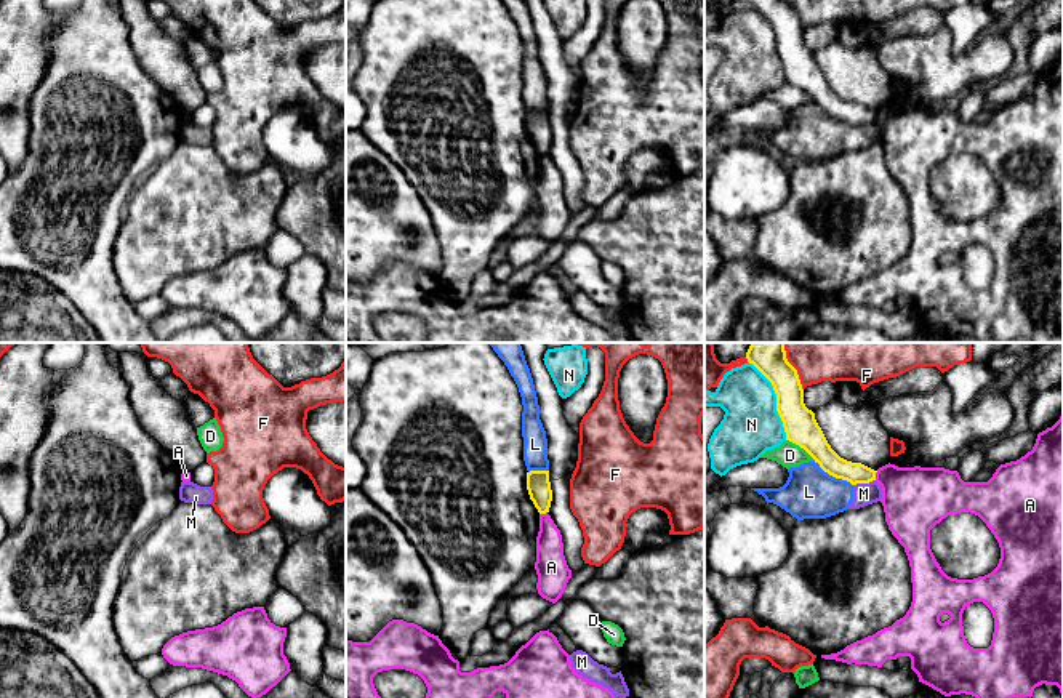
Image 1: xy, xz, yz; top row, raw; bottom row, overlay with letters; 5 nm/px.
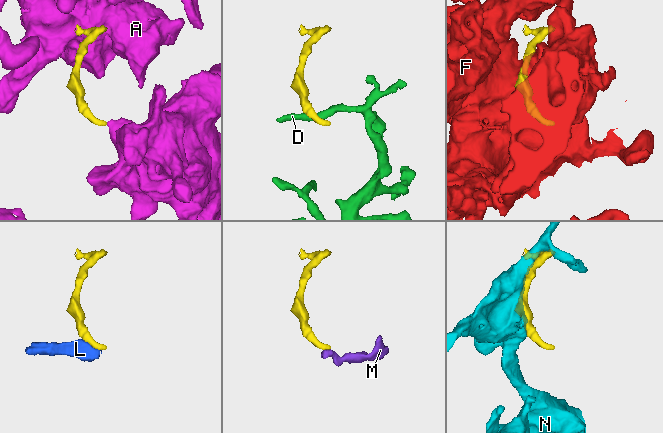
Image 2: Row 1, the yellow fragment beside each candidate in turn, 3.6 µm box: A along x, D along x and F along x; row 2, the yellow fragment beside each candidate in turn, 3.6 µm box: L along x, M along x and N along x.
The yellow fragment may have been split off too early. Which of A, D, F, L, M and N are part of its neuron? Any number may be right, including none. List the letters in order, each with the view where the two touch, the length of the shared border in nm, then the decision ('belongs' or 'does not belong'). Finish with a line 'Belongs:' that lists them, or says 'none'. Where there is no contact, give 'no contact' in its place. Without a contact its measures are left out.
A: meets yellow in yz; contact 50 nm long; does not belong
D: meets yellow in yz; contact 190 nm long; does not belong
F: meets yellow in yz; contact 180 nm long; does not belong
L: meets yellow in yz; contact 240 nm long; does not belong
M: meets yellow in yz; contact 120 nm long; does not belong
N: meets yellow in yz; contact 440 nm long; does not belong
Belongs: none

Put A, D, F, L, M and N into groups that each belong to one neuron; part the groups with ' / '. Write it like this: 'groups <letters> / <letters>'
groups A / D / F / L M / N

